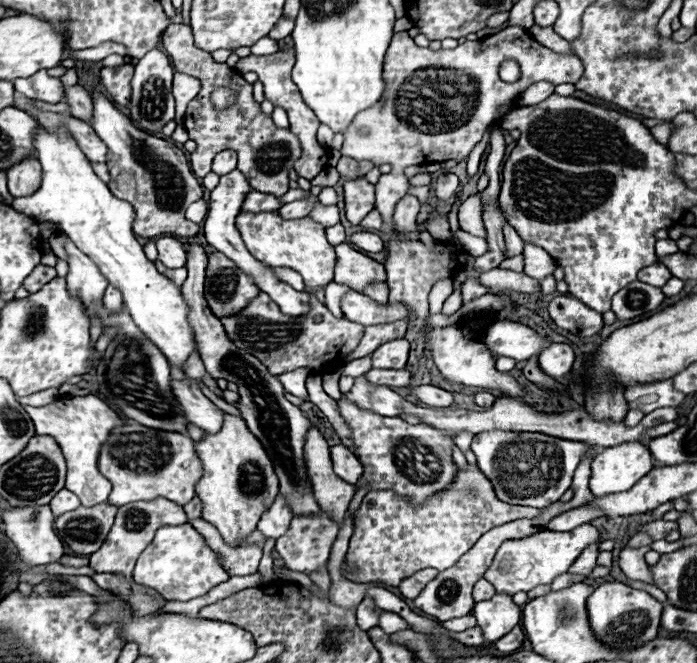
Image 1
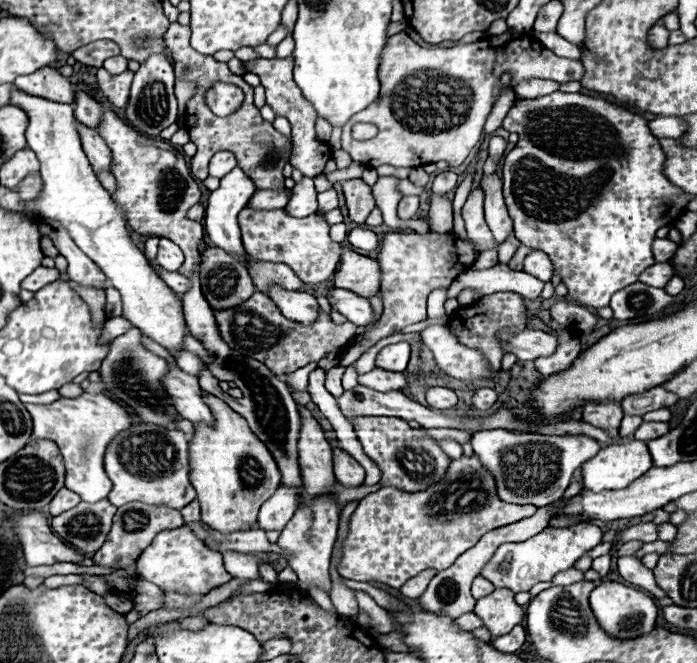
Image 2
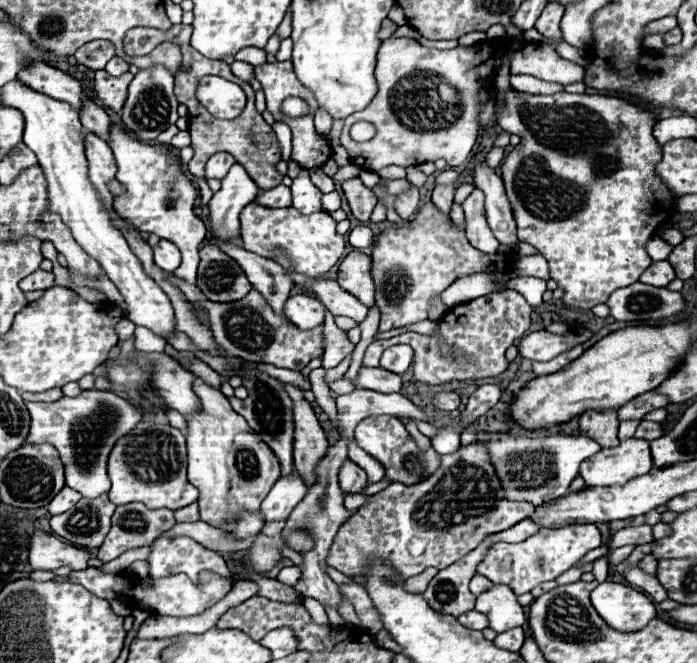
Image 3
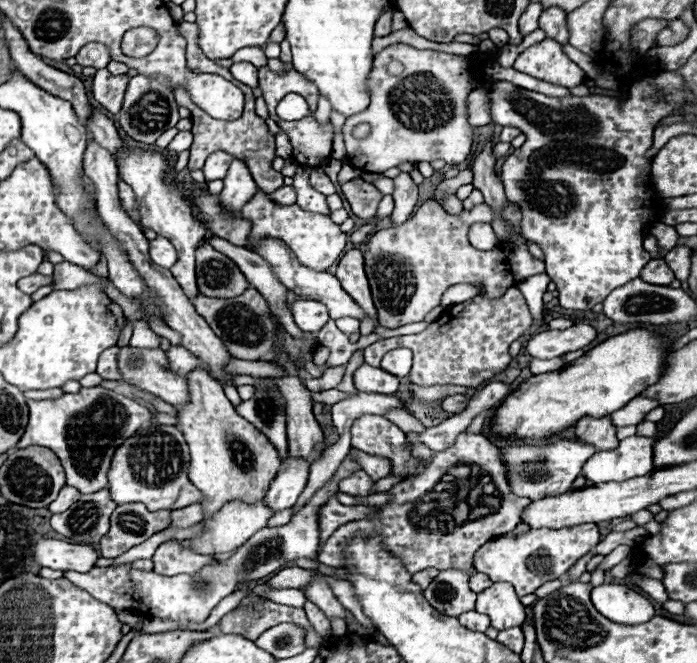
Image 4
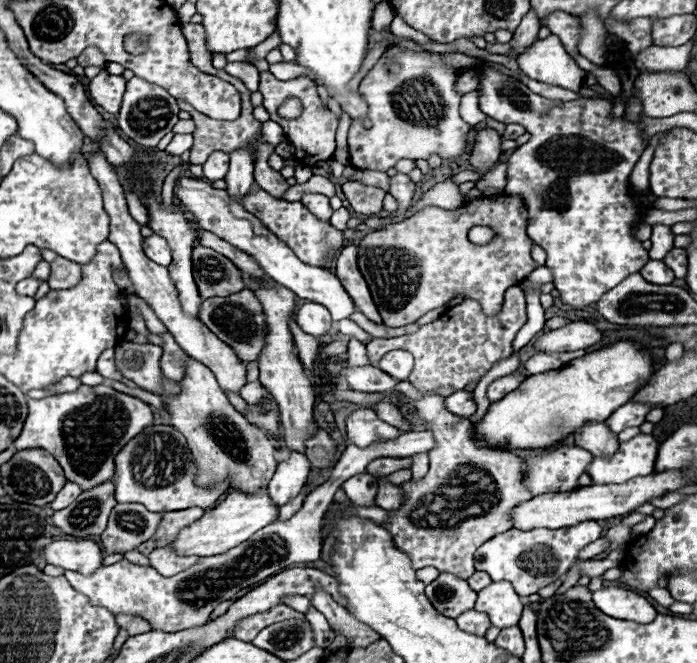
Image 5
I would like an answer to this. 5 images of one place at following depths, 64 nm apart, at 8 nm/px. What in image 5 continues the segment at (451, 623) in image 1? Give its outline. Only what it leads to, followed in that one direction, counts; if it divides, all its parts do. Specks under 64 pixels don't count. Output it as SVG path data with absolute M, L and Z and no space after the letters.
M468 610L468 612L460 614L460 616L456 618L456 622L458 622L458 626L460 626L462 630L472 632L472 634L476 634L476 636L484 636L486 630L490 628L488 616L484 616L482 612L476 612L476 610Z

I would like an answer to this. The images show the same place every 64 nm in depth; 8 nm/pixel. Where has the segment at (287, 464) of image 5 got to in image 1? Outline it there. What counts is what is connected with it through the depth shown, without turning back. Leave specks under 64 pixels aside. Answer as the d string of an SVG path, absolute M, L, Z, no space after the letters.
M280 496L274 500L272 508L268 508L268 512L264 512L264 516L258 522L258 530L262 532L262 536L268 538L280 538L288 532L290 528L290 520L292 514L288 512L288 506L284 504L284 500L280 500Z

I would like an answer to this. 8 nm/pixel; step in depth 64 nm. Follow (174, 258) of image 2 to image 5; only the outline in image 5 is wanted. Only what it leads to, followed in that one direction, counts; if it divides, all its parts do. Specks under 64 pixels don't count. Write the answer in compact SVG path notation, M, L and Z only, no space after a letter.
M158 234L148 236L144 240L144 252L152 262L156 262L160 266L170 266L172 264L172 250L170 250L168 242L164 238L160 238Z

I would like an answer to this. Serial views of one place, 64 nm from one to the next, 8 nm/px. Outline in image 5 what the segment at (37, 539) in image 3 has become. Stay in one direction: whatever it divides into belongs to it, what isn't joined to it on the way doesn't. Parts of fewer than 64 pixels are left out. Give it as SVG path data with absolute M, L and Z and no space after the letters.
M54 540L44 546L46 564L92 574L102 566L102 548L94 540Z

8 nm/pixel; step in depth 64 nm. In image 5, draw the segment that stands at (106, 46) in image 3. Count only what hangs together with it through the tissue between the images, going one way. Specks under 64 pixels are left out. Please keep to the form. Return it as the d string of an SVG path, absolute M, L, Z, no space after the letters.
M88 46L76 60L78 60L78 64L84 66L84 68L86 68L86 66L98 66L98 68L104 68L104 66L108 64L108 62L104 60L104 54L102 54L98 48L94 48L94 46Z

